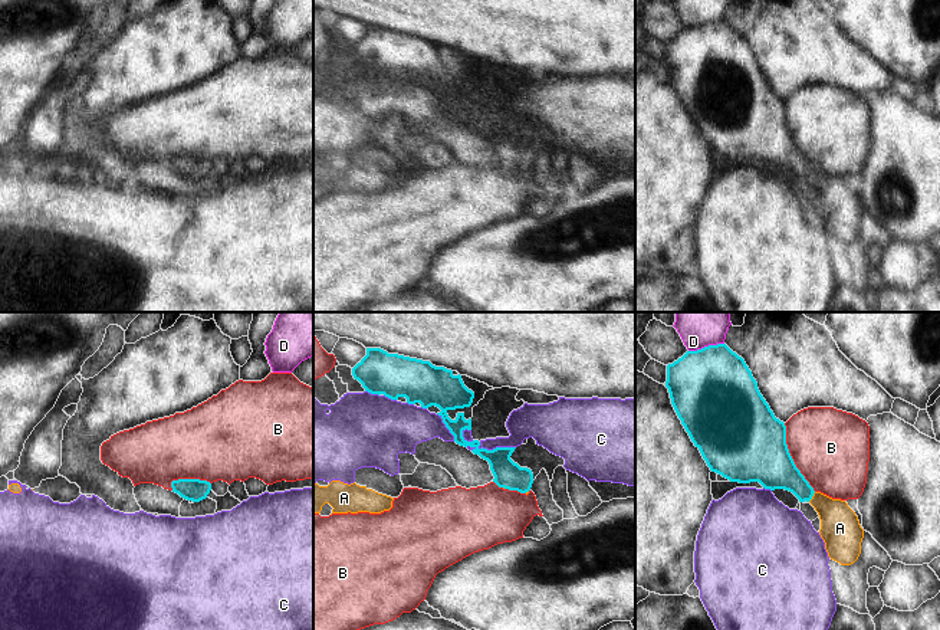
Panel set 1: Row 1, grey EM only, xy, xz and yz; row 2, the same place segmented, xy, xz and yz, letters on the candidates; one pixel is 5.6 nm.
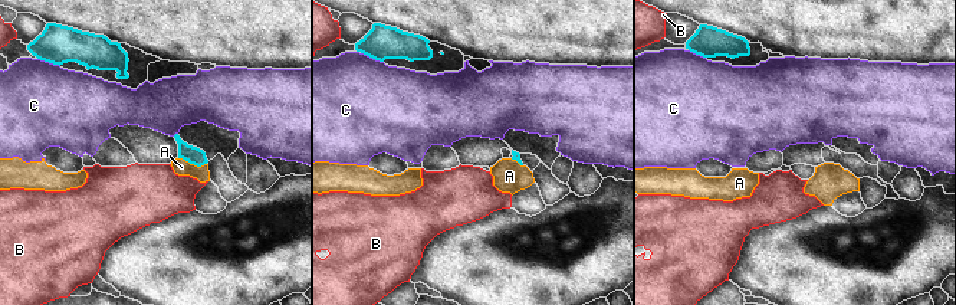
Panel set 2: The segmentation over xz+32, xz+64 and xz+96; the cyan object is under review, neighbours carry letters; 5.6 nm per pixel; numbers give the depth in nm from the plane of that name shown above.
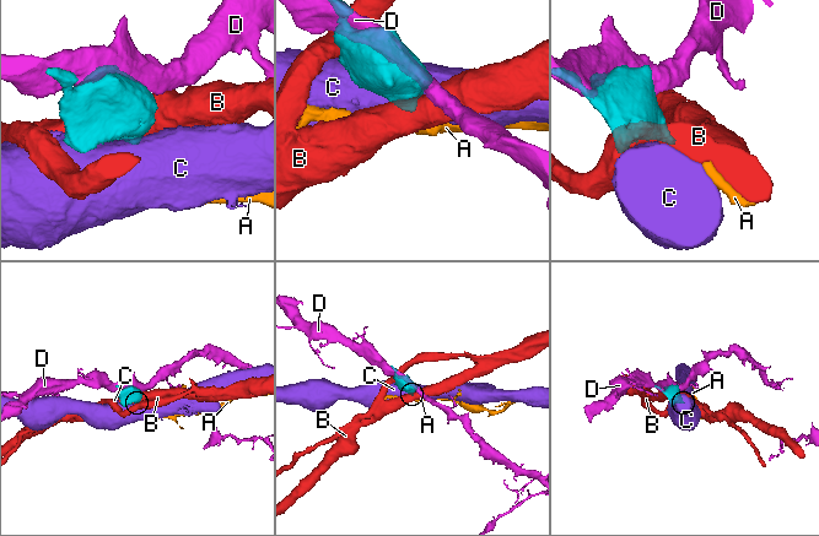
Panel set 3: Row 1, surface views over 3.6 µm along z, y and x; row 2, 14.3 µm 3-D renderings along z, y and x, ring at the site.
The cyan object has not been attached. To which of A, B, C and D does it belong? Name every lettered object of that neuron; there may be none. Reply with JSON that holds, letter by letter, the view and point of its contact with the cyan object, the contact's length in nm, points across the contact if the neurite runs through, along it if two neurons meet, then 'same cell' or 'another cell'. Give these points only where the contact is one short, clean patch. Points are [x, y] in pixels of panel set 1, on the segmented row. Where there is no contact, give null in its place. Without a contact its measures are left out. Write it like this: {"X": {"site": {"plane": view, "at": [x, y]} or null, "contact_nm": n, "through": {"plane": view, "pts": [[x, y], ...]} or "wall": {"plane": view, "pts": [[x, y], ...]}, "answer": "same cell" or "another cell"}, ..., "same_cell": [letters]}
{"A": {"site": {"plane": "yz", "at": [812, 495]}, "contact_nm": 70, "through": {"plane": "yz", "pts": [[776, 469], [812, 495], [838, 521], [840, 528]]}, "answer": "same cell"}, "B": {"site": {"plane": "yz", "at": [791, 458]}, "contact_nm": 420, "answer": "another cell"}, "C": {"site": {"plane": "xz", "at": [490, 450]}, "contact_nm": 280, "answer": "another cell"}, "D": {"site": {"plane": "yz", "at": [706, 347]}, "contact_nm": 200, "answer": "another cell"}, "same_cell": ["A"]}

